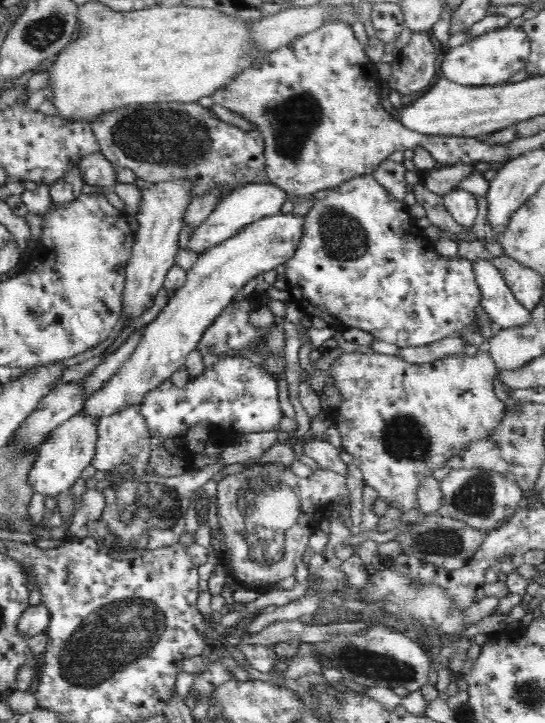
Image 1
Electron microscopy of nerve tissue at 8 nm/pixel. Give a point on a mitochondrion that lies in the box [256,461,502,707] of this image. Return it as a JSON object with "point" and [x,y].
{"point":[362,662]}

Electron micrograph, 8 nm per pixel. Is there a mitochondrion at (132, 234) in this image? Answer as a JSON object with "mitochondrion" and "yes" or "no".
{"mitochondrion":"no"}

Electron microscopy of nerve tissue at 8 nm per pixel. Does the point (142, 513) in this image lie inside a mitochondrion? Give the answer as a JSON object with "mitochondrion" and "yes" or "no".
{"mitochondrion":"yes"}

